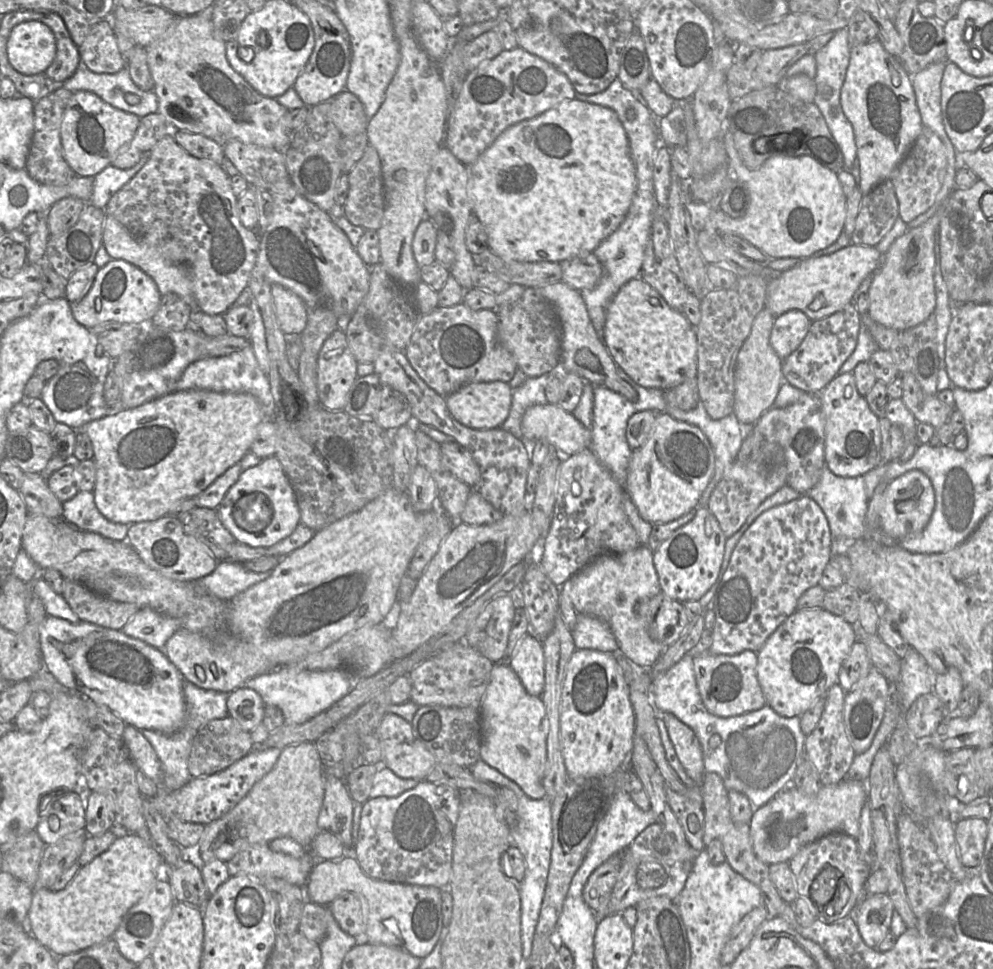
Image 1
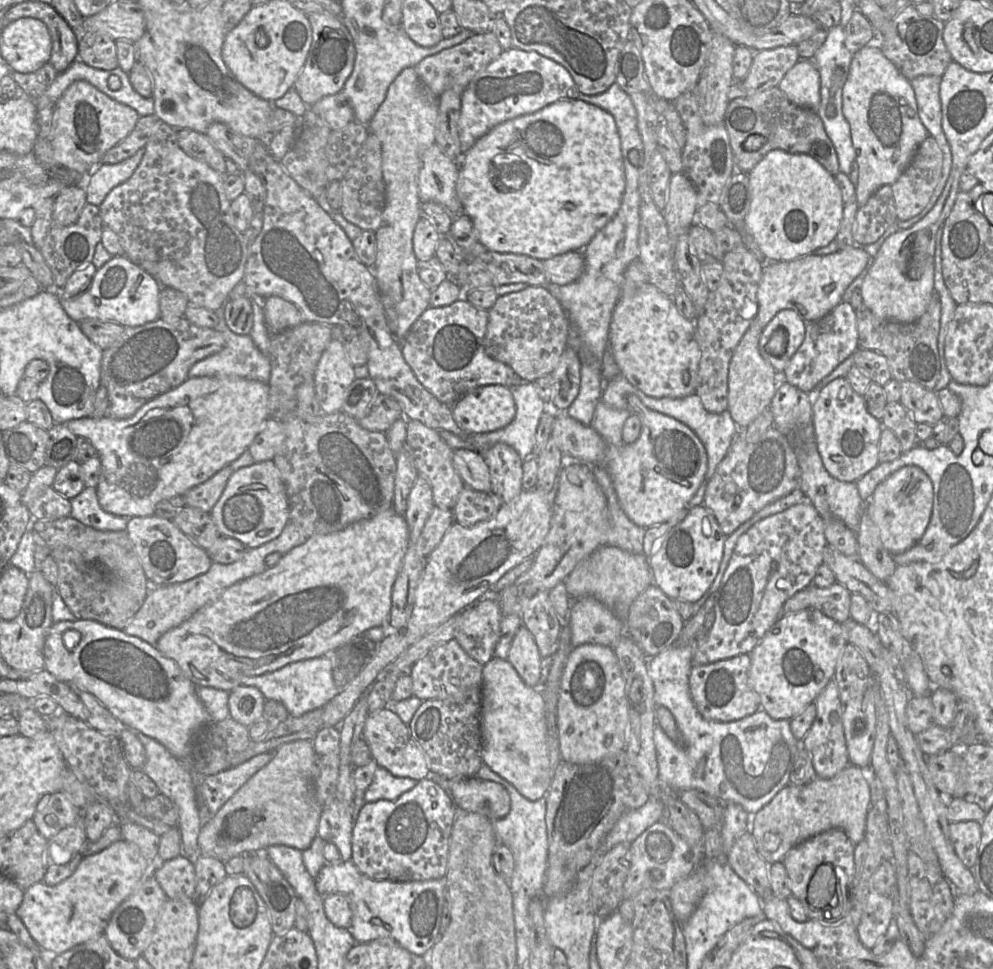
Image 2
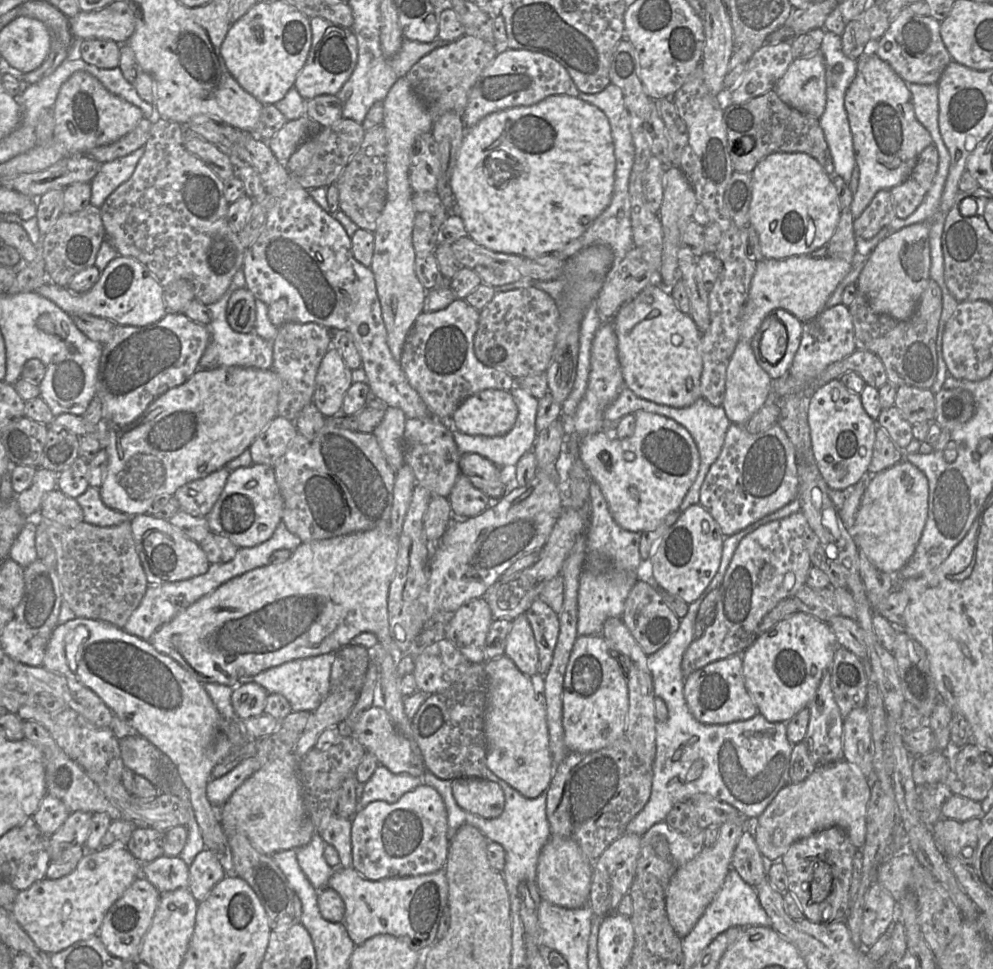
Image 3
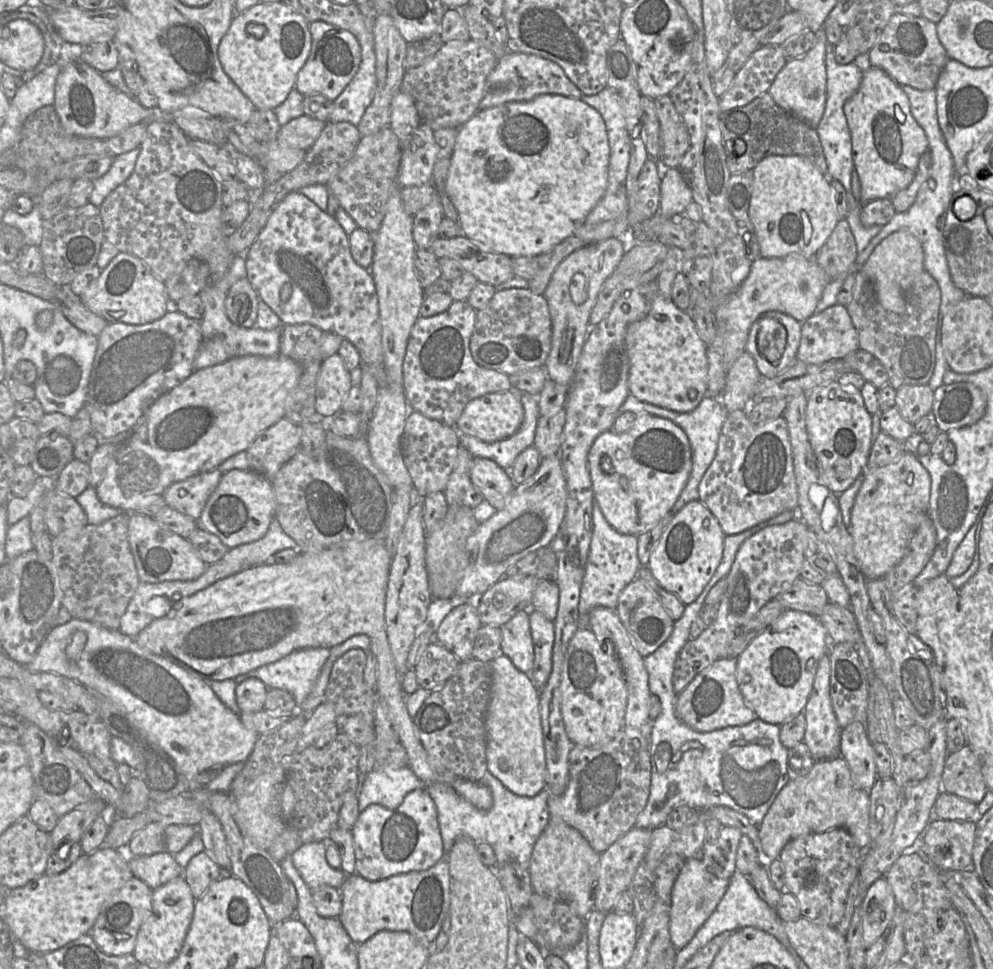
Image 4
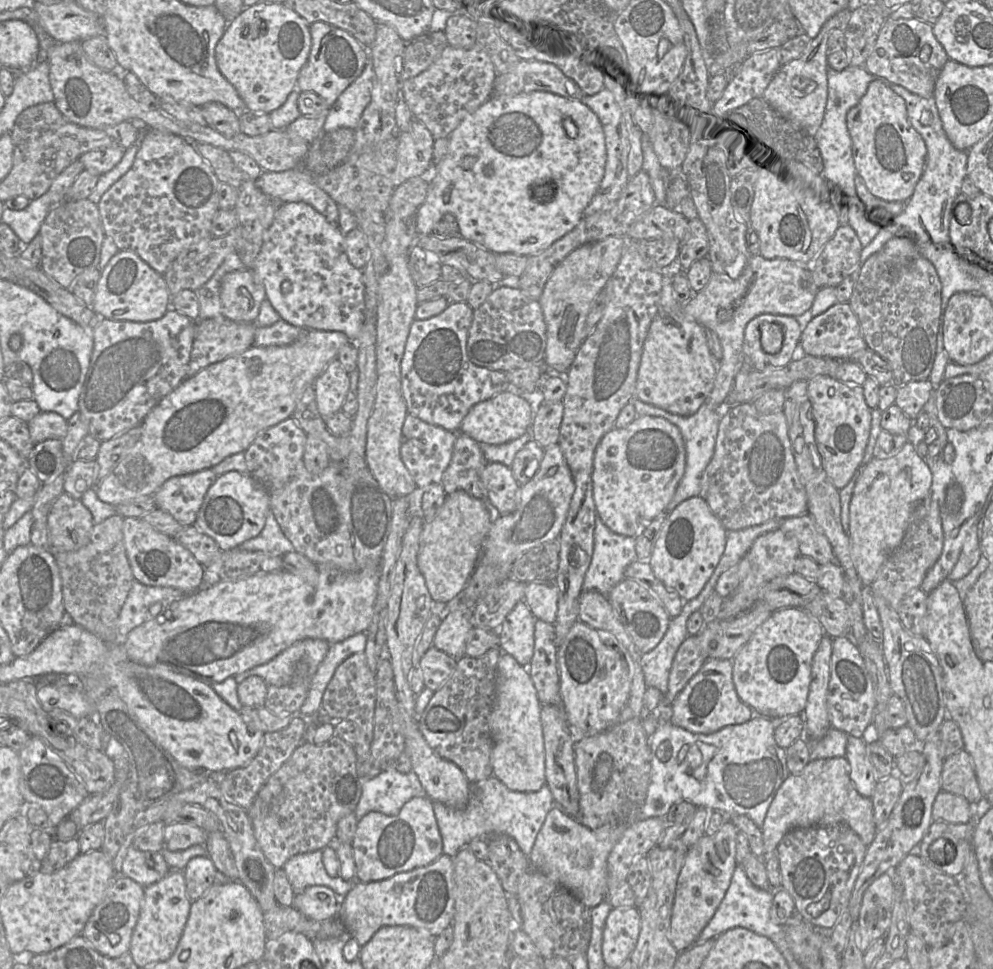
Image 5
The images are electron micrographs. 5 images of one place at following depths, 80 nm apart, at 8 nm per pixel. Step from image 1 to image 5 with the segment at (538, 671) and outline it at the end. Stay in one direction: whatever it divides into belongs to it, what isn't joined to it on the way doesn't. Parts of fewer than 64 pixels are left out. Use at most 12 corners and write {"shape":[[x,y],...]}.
{"shape":[[522,600],[496,631],[522,667],[534,654],[536,620]]}

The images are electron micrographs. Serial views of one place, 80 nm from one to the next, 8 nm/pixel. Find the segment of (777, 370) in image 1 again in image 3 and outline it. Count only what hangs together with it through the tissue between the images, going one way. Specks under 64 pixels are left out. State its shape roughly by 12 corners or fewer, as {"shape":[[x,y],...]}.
{"shape":[[740,339],[722,403],[746,424],[771,399],[773,379]]}

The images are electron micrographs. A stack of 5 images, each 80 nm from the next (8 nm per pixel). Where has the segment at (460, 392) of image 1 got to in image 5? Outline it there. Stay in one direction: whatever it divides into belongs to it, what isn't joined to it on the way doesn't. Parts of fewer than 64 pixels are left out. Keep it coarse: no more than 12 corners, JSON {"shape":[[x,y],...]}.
{"shape":[[508,389],[473,405],[459,432],[499,445],[521,437],[535,411]]}

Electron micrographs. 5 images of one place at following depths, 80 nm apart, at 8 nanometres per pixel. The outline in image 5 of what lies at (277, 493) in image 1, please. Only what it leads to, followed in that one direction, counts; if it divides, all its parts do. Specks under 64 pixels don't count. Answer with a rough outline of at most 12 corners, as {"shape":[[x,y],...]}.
{"shape":[[229,471],[208,489],[195,525],[231,550],[260,534],[270,493]]}

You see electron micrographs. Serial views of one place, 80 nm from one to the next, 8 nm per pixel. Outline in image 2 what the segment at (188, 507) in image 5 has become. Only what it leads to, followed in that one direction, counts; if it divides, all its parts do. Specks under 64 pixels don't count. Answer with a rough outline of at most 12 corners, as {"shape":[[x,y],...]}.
{"shape":[[226,466],[183,495],[186,506],[210,513],[233,472]]}

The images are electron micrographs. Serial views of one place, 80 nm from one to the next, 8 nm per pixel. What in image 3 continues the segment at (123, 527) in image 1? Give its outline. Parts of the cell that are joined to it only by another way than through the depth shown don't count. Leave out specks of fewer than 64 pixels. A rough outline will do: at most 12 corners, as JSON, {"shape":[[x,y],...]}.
{"shape":[[89,486],[75,500],[83,522],[111,527],[130,516],[102,502],[99,488]]}

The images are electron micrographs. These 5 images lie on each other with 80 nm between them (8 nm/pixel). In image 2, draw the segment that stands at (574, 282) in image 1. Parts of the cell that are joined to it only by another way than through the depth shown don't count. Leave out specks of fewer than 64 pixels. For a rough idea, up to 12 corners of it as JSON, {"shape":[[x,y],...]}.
{"shape":[[582,251],[543,260],[548,283],[567,285],[582,275]]}

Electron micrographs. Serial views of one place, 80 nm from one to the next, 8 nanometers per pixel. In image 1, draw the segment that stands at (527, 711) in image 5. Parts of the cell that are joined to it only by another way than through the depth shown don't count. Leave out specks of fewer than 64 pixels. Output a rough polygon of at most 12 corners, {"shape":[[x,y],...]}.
{"shape":[[508,663],[479,712],[480,759],[546,797],[547,719]]}

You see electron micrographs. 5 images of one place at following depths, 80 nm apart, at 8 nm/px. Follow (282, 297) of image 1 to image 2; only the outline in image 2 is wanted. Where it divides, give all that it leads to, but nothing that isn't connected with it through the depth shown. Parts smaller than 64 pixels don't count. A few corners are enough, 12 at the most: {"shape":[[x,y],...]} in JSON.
{"shape":[[280,296],[264,301],[273,334],[301,324],[299,308]]}

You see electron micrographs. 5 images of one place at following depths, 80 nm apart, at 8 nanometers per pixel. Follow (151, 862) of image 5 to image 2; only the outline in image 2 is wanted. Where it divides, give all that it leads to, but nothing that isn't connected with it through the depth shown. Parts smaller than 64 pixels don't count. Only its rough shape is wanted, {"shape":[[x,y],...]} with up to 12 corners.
{"shape":[[179,855],[153,876],[167,899],[196,900],[194,864]]}

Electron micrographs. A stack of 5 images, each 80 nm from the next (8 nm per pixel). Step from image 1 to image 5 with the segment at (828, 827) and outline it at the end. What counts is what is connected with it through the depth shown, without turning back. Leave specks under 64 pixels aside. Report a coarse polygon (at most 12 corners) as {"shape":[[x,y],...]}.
{"shape":[[845,757],[815,759],[777,790],[765,854],[792,829],[877,828]]}

